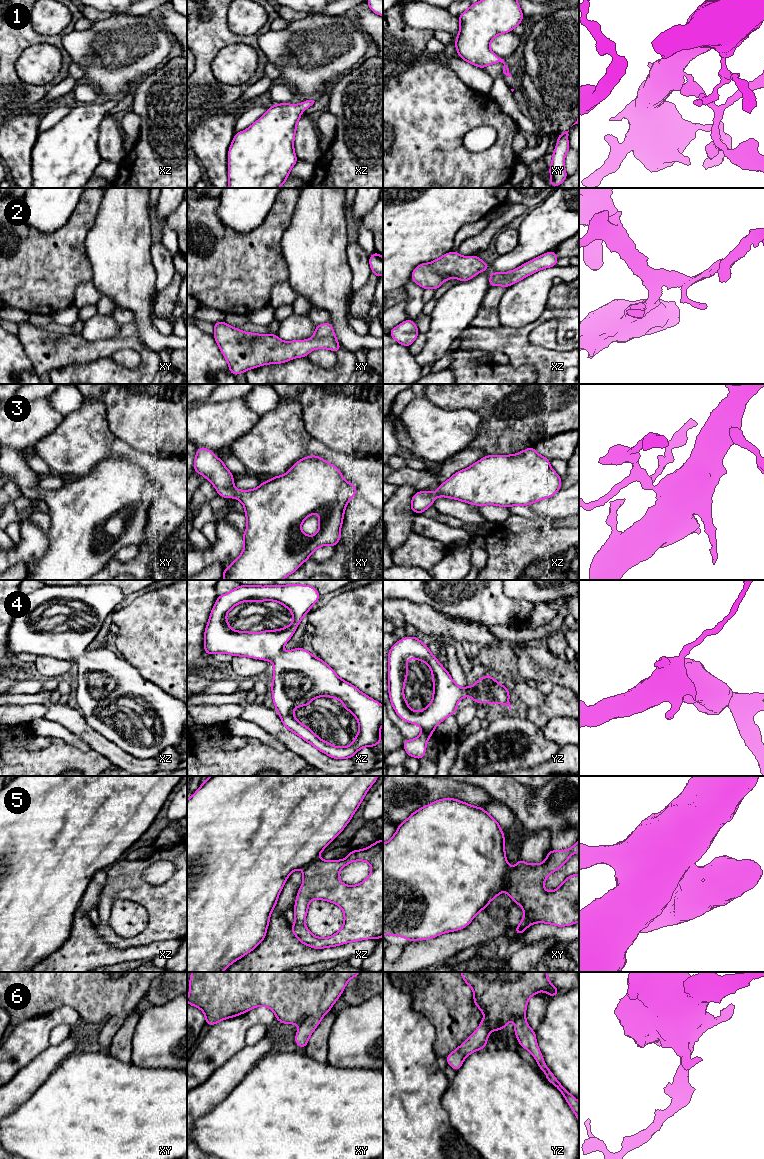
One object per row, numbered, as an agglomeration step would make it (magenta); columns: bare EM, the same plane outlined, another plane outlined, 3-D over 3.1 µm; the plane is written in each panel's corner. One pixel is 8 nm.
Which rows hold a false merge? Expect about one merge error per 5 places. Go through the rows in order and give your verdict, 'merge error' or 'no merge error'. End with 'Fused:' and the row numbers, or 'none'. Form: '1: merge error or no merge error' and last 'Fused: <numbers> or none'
1: no merge error
2: no merge error
3: no merge error
4: no merge error
5: merge error
6: no merge error
Fused: 5

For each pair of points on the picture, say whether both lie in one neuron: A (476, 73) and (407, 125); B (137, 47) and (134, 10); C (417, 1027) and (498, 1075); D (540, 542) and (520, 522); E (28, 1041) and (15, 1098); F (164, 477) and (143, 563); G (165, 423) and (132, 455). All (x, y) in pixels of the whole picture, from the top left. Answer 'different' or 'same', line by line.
A: different
B: different
C: different
D: different
E: different
F: different
G: different

